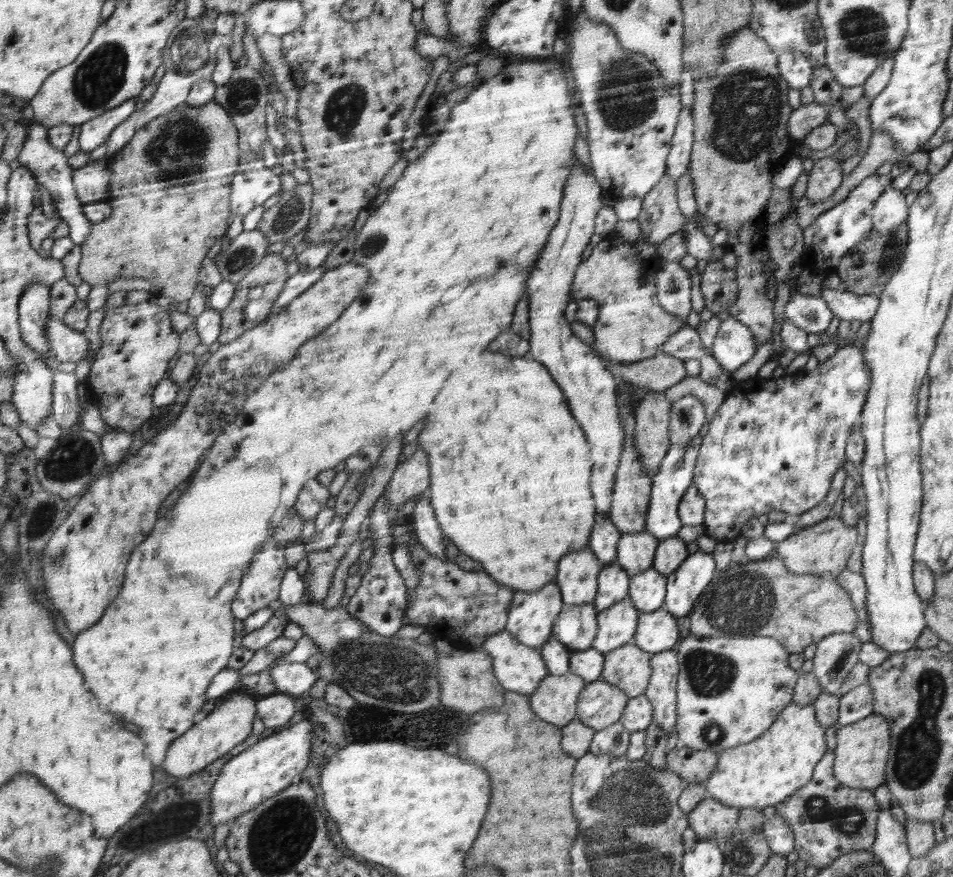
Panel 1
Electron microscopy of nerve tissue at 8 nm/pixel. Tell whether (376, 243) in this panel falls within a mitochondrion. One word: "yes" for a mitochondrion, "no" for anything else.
yes

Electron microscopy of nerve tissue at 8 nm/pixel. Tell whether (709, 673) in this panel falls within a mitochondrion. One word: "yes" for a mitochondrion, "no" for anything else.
yes

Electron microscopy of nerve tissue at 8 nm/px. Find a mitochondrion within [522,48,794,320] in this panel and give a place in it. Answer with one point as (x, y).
(745, 109)

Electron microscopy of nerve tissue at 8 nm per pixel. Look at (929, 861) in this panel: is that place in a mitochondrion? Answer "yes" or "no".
no

